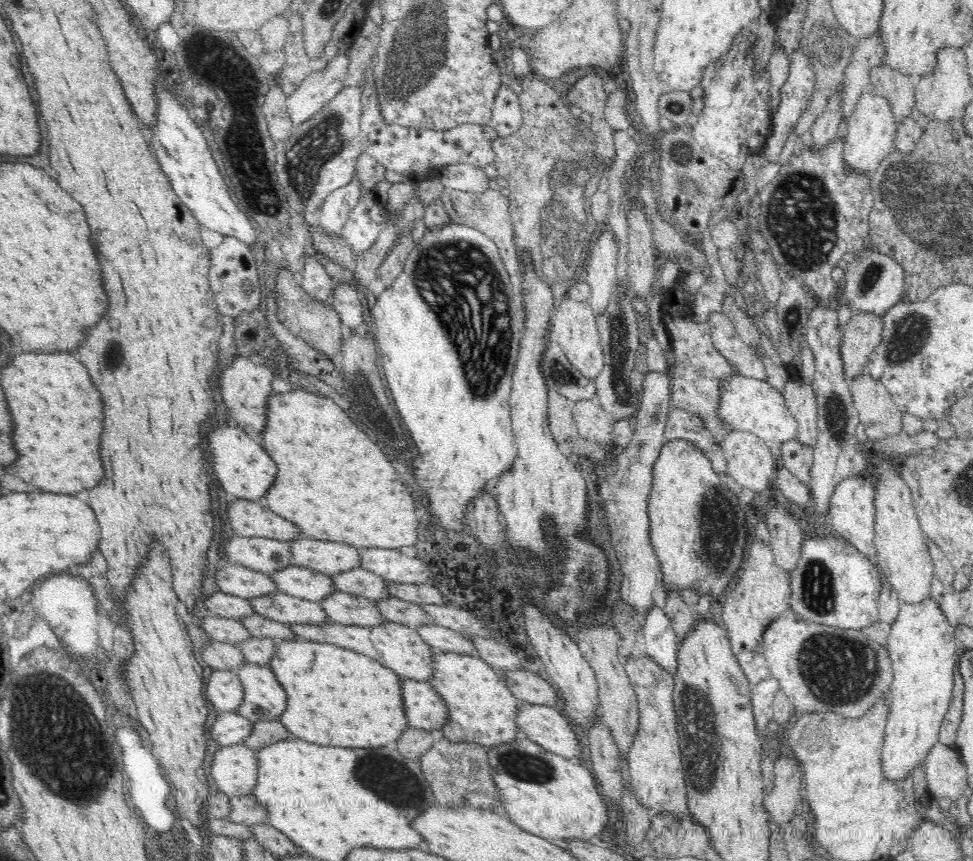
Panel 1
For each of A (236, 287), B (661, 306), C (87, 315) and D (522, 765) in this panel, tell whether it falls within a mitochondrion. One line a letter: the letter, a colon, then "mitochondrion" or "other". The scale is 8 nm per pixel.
A: other
B: other
C: other
D: mitochondrion

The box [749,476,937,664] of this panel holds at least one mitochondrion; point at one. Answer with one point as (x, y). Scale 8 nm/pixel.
(817, 591)

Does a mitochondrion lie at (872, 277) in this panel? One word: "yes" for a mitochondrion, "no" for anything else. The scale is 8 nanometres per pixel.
yes

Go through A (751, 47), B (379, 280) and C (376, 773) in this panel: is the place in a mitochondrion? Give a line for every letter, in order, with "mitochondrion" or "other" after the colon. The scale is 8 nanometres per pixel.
A: other
B: other
C: mitochondrion

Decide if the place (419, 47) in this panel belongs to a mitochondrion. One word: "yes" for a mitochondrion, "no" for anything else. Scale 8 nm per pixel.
yes

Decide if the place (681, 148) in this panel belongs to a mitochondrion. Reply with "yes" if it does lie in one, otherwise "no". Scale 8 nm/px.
yes

